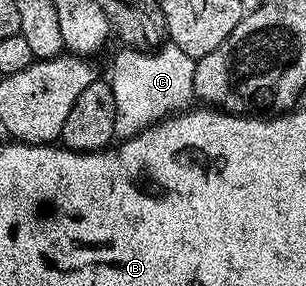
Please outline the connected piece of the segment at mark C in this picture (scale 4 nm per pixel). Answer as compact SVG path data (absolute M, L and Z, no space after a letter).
M167 42L152 52L131 47L120 49L112 61L108 82L114 93L114 129L116 137L123 139L132 137L134 134L140 133L150 125L155 124L155 122L163 120L168 114L185 108L187 106L185 104L190 99L193 100L193 79L197 60L186 55L181 48L178 48L172 42Z

